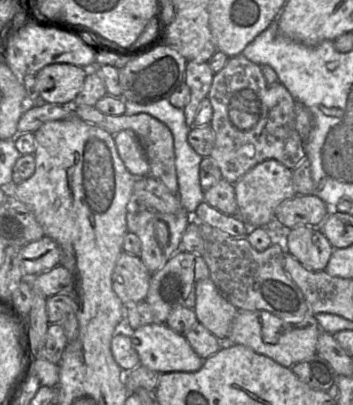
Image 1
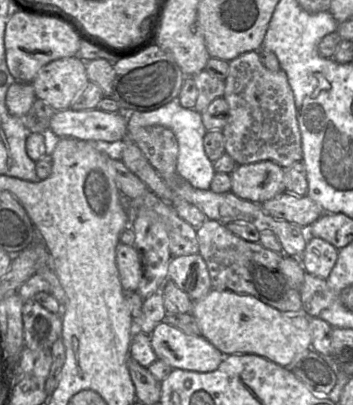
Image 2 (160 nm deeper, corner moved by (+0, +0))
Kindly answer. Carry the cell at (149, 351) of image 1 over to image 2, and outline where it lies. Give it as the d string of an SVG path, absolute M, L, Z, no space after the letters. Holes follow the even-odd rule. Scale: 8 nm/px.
M165 321L150 337L158 359L173 369L209 373L217 370L225 357L202 335L188 335Z

